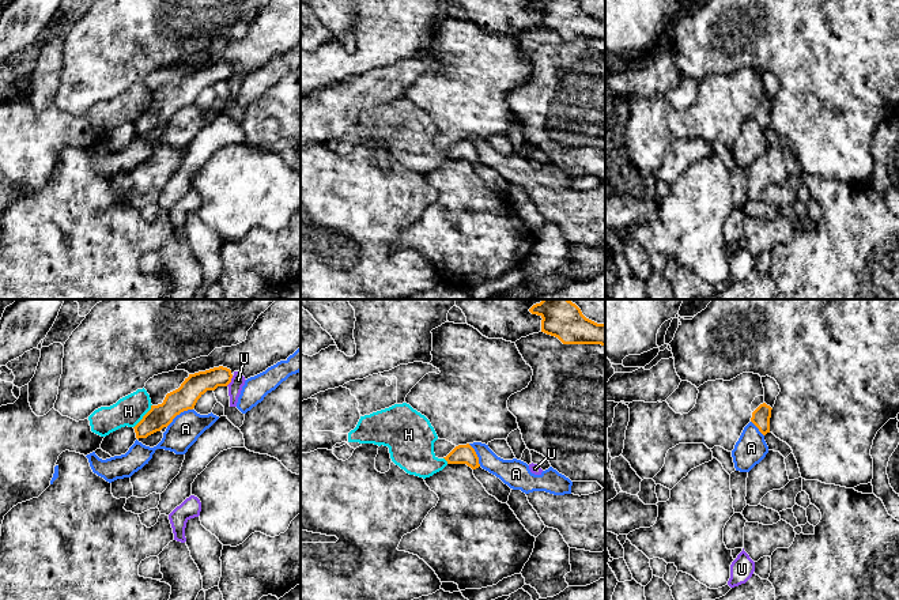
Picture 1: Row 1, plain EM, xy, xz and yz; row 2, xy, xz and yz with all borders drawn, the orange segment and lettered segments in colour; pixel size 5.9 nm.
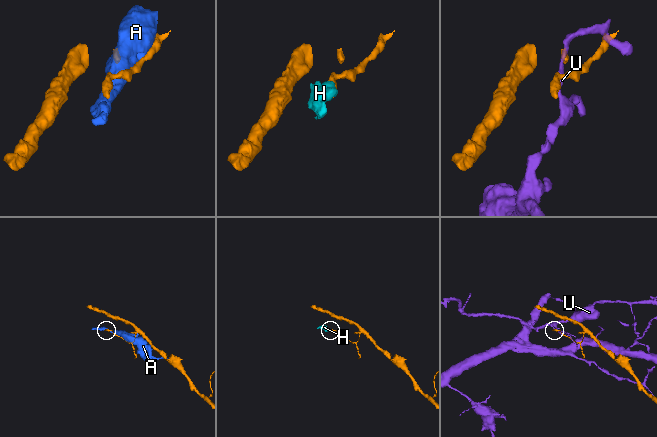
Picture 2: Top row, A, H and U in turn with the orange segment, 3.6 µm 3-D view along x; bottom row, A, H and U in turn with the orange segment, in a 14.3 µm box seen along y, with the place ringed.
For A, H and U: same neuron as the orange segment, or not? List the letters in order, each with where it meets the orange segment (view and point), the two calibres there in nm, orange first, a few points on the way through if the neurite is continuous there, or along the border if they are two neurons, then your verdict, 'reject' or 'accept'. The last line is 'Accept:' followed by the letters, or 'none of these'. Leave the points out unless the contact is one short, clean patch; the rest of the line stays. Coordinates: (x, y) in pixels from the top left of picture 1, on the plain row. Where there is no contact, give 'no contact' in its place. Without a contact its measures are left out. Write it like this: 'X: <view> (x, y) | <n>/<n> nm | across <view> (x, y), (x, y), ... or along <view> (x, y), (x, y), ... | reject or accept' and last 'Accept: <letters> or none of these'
A: xy (178, 109) | 140/180 nm | reject
H: xy (143, 112) | 140/180 nm | along xy (151, 100), (151, 104), (133, 123) | reject
U: xy (230, 76) | 140/80 nm | reject
Accept: none of these

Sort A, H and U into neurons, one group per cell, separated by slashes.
A / H / U

